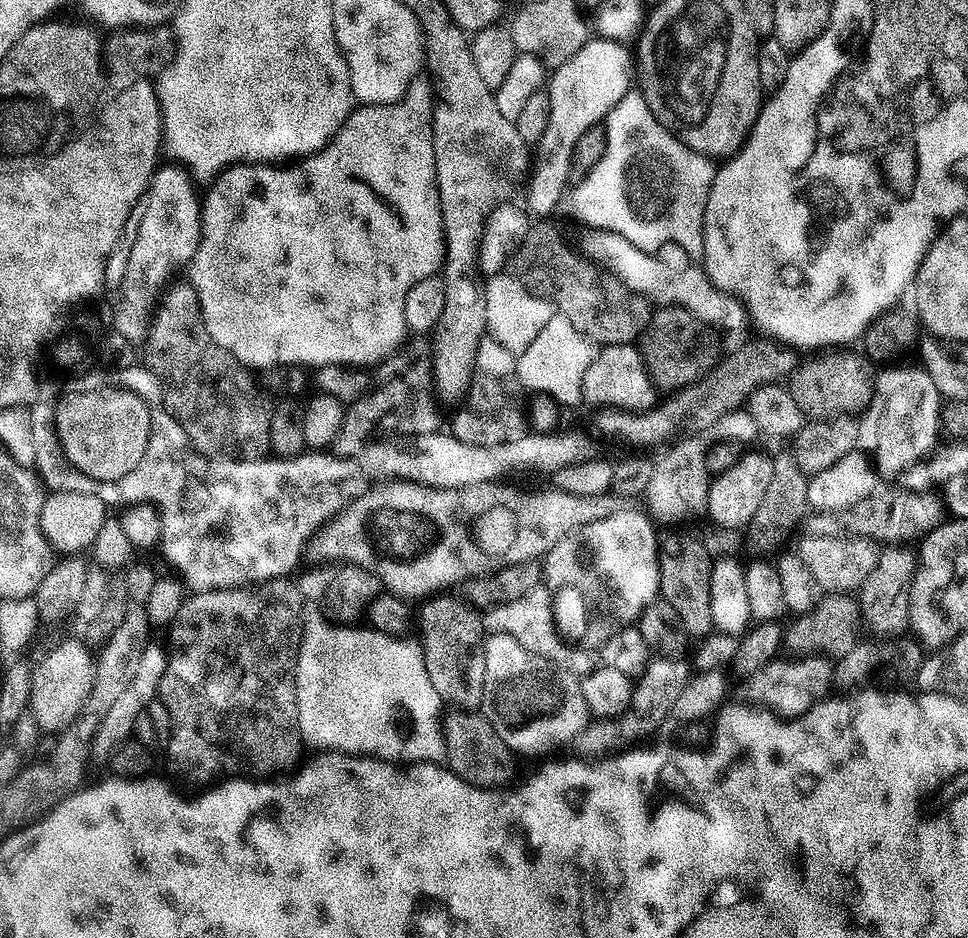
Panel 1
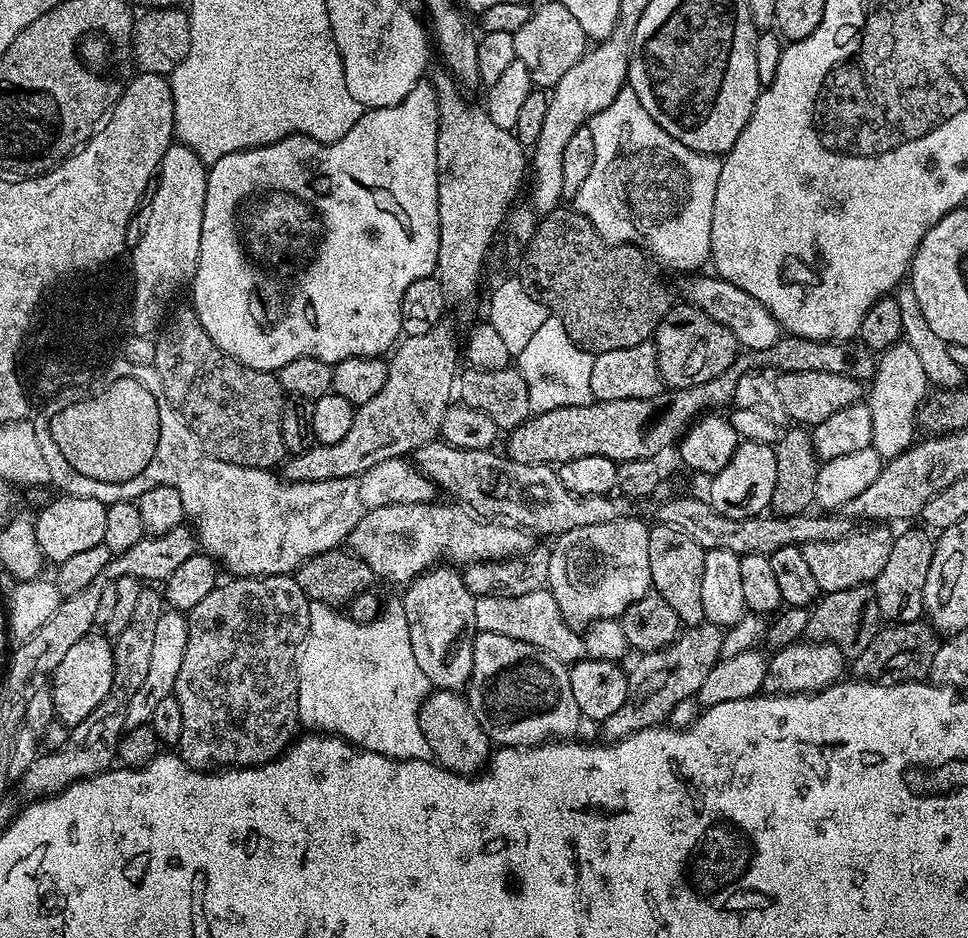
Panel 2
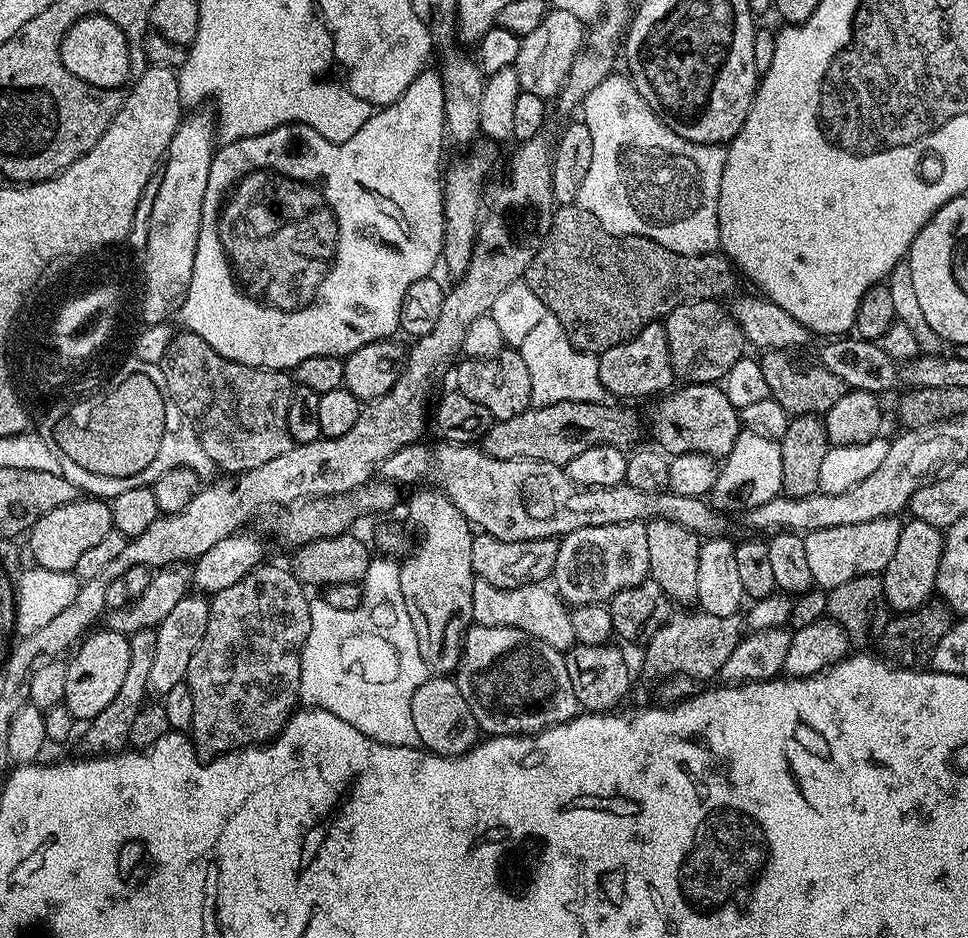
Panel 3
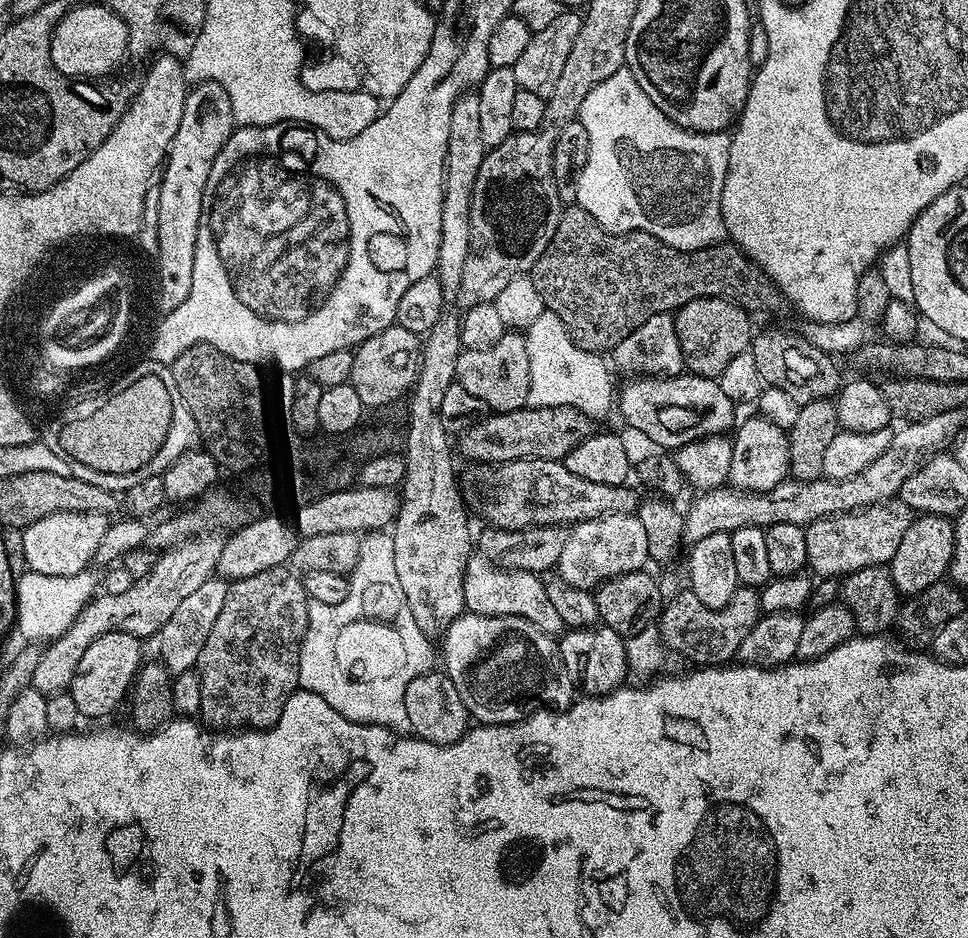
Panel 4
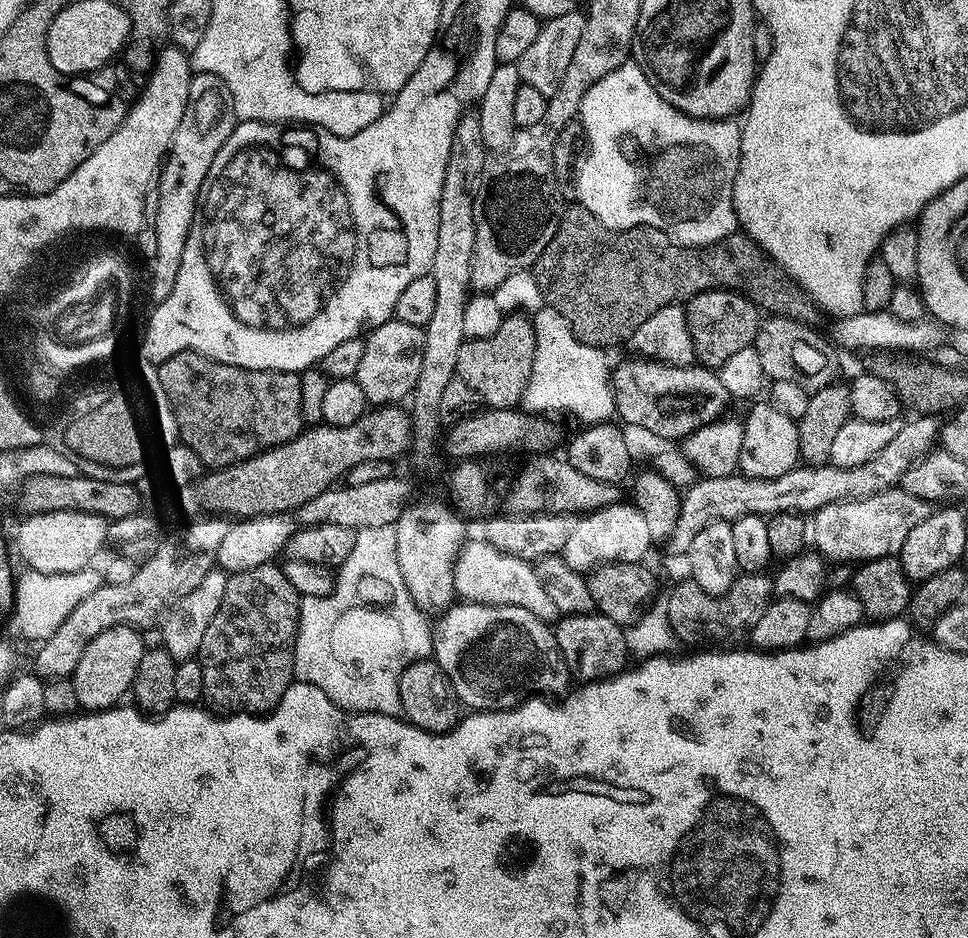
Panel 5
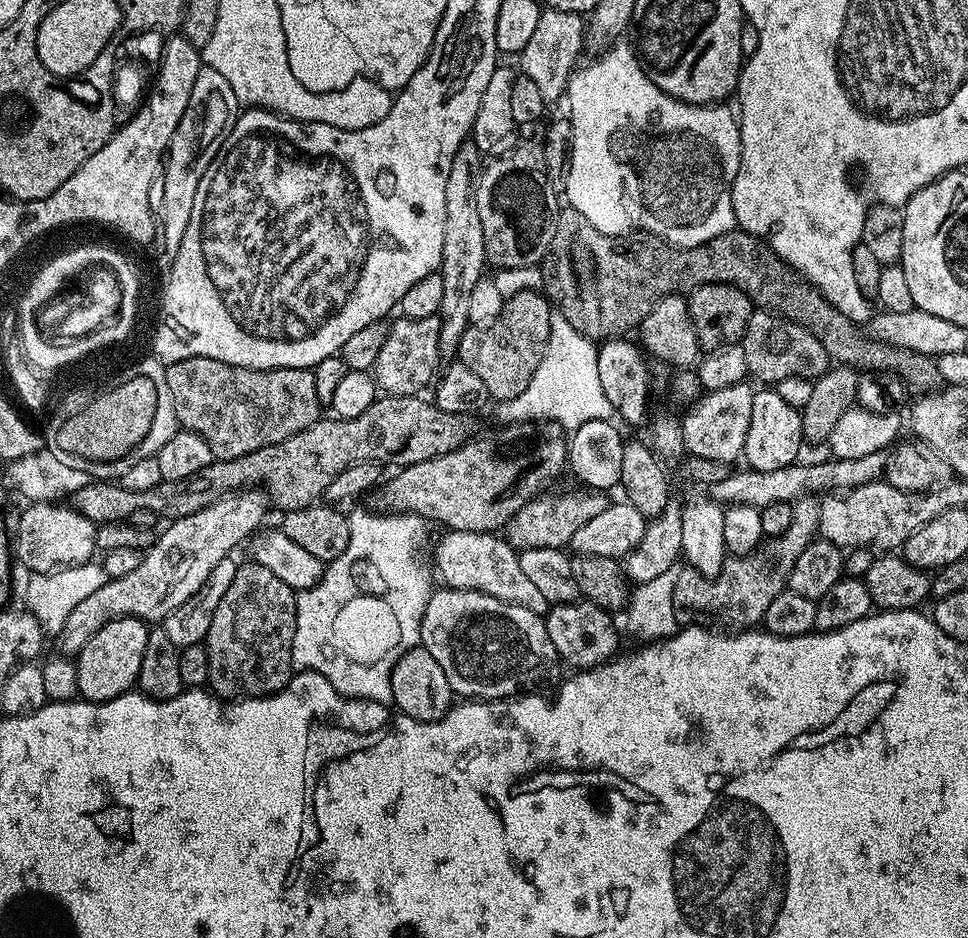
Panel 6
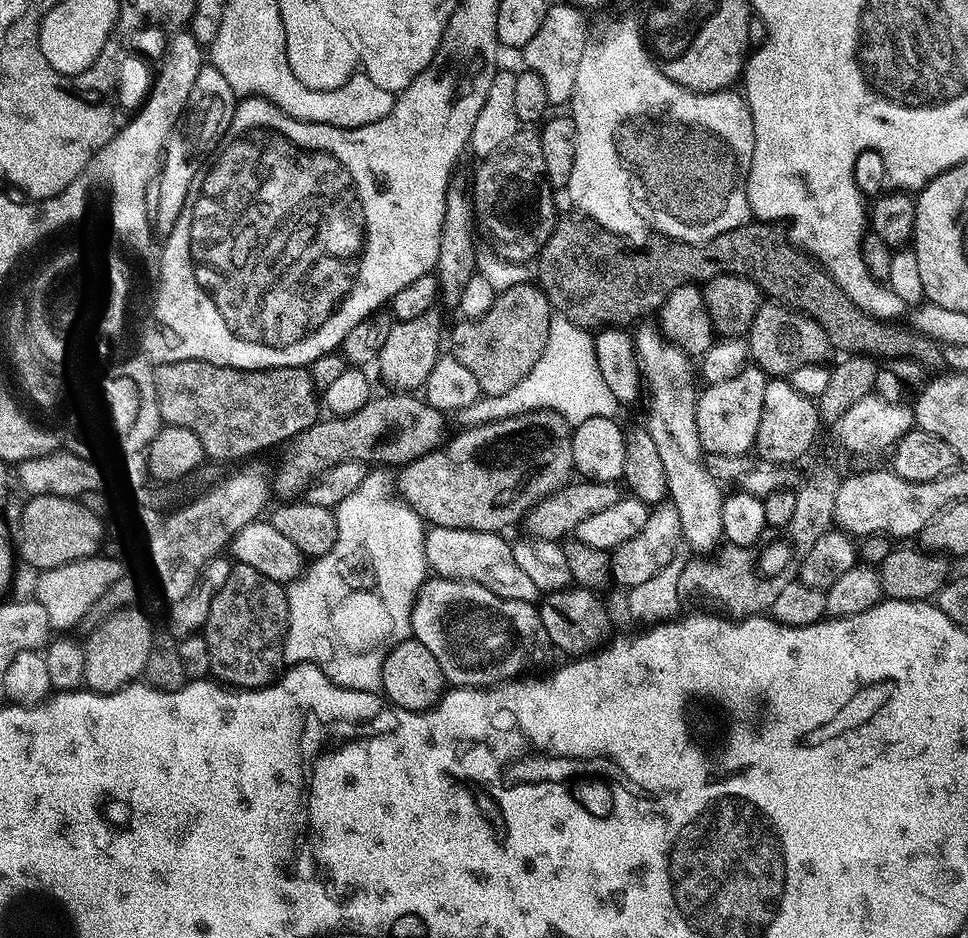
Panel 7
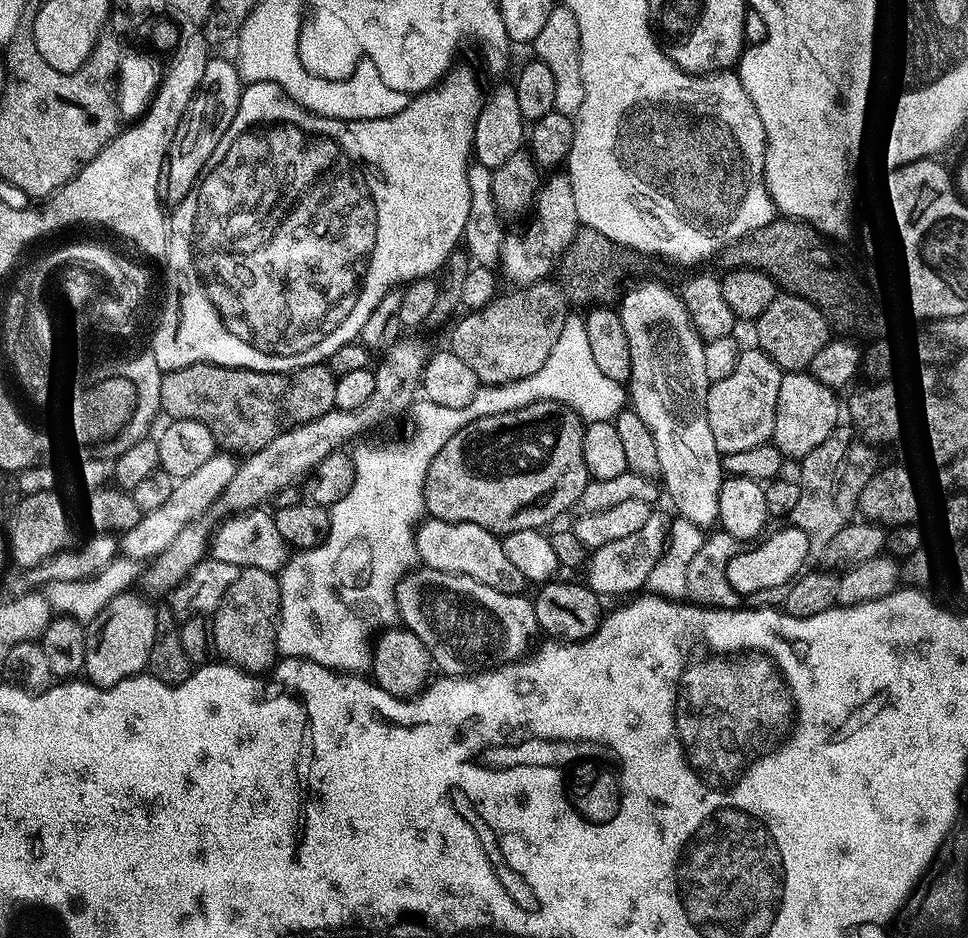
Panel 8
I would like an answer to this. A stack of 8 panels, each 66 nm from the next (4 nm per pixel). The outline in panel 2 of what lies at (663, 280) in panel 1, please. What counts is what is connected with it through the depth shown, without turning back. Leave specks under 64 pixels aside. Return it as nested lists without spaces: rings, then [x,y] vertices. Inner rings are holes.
[[[696,274],[691,277],[692,284],[686,285],[684,288],[685,294],[688,295],[685,297],[695,308],[700,308],[706,314],[710,314],[710,318],[714,318],[714,322],[722,322],[722,326],[726,326],[726,330],[730,330],[730,334],[734,334],[737,345],[741,349],[747,350],[749,353],[761,352],[774,346],[774,342],[780,340],[782,335],[780,323],[774,318],[774,314],[770,314],[770,310],[766,310],[766,306],[762,306],[762,302],[758,302],[758,298],[746,294],[746,290],[726,282],[721,276],[700,275],[704,274]]]

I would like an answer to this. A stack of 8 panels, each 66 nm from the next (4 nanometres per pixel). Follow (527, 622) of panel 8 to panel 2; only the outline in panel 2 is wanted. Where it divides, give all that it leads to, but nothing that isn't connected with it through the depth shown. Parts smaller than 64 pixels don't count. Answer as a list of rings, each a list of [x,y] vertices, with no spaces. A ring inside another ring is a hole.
[[[479,633],[473,639],[474,666],[468,679],[466,699],[474,710],[474,718],[482,726],[493,745],[505,748],[531,748],[534,744],[542,744],[553,738],[572,738],[582,725],[582,717],[578,710],[578,702],[574,699],[574,690],[570,690],[568,668],[546,650],[538,650],[538,646],[530,646],[530,642],[518,642],[514,638],[506,638],[506,634]]]

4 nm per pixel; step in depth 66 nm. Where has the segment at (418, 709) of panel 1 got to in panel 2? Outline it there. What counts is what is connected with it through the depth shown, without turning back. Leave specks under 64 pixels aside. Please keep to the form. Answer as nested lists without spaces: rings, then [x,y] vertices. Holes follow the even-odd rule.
[[[394,602],[388,608],[385,607],[381,611],[376,620],[368,623],[361,623],[355,618],[343,620],[340,616],[328,616],[325,620],[317,619],[313,623],[306,643],[303,645],[302,651],[298,657],[298,667],[300,670],[300,681],[298,682],[298,714],[300,715],[301,725],[307,726],[312,730],[323,730],[328,734],[341,736],[344,740],[349,740],[358,748],[365,748],[371,752],[377,752],[383,756],[390,756],[393,760],[426,760],[432,756],[430,750],[430,742],[426,742],[426,734],[422,734],[422,726],[420,725],[420,708],[424,704],[430,691],[430,685],[426,674],[422,674],[418,662],[414,658],[414,650],[410,650],[410,630],[406,622],[406,614],[401,605]]]

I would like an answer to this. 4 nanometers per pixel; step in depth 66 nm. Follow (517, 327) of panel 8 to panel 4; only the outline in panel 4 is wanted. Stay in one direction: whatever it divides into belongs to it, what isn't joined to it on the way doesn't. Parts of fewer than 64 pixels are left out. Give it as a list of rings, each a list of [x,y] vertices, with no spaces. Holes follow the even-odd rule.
[[[505,330],[502,338],[494,342],[494,346],[482,349],[464,348],[458,358],[455,383],[462,385],[469,394],[474,394],[486,402],[493,413],[513,412],[528,404],[530,382],[532,381],[532,352],[528,348],[528,337],[520,330]]]

